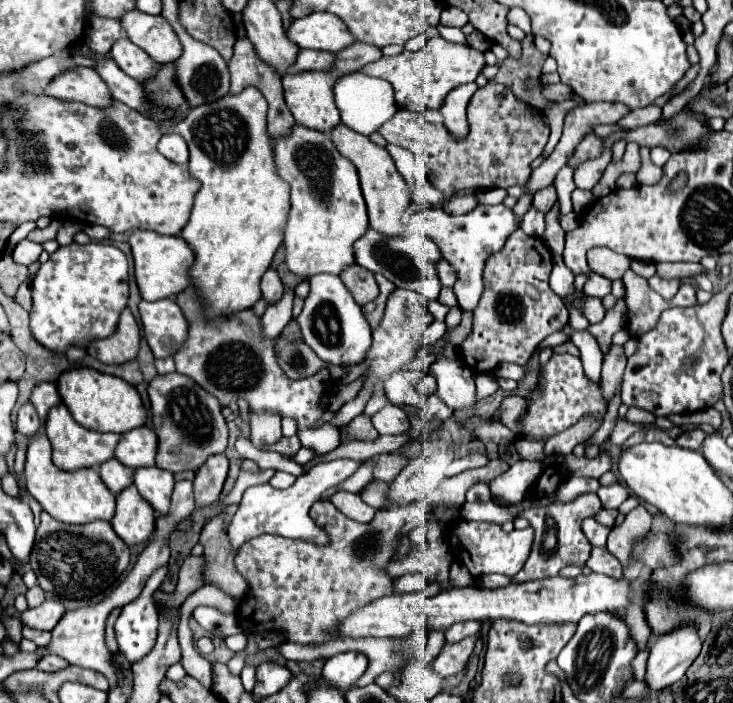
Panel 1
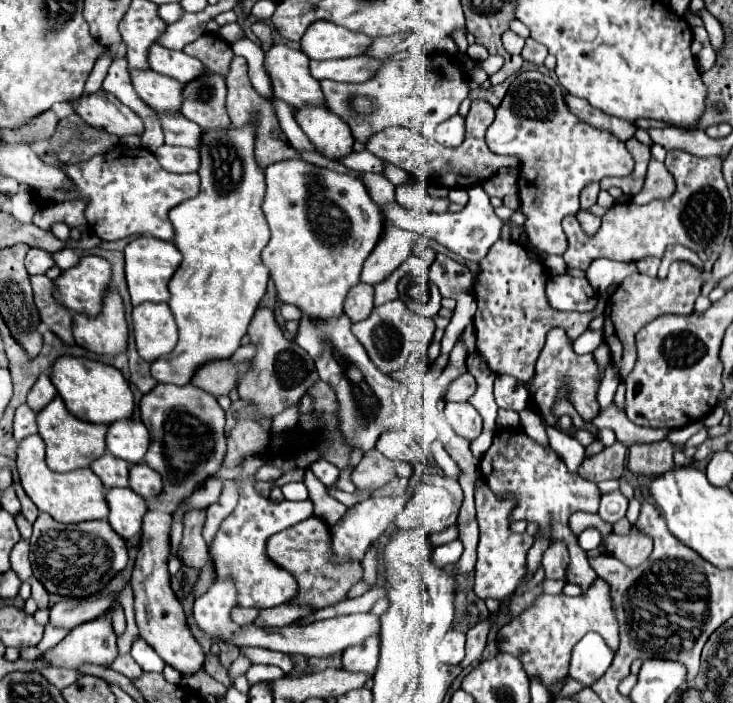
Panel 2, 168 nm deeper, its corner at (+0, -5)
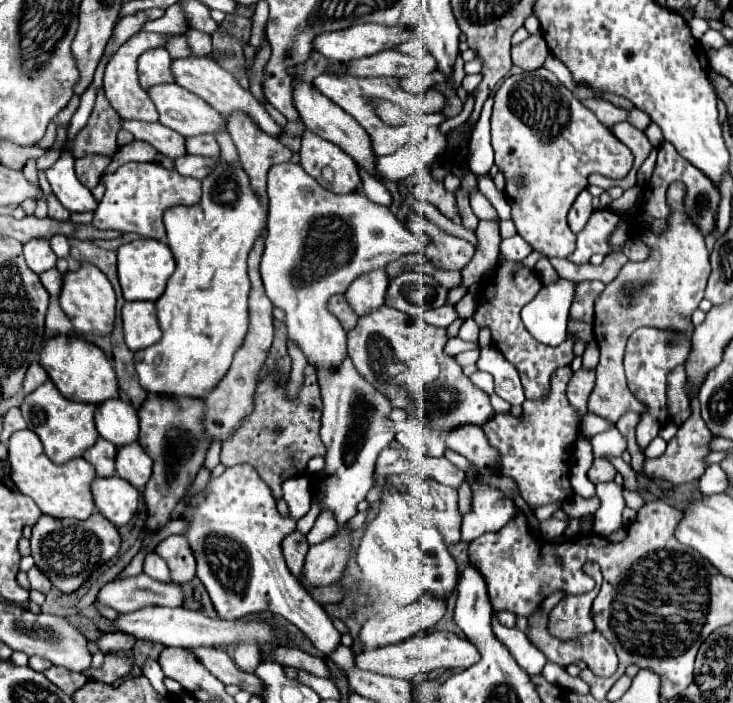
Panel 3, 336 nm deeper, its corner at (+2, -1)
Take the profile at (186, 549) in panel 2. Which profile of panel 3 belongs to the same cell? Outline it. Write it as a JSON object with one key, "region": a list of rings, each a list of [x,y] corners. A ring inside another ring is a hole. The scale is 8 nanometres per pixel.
{"region":[[[184,535],[166,537],[162,543],[158,543],[156,553],[166,559],[174,583],[186,583],[196,575],[196,559]]]}

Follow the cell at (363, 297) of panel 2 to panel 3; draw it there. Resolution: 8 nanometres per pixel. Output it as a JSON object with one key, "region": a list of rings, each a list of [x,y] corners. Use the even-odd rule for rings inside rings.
{"region":[[[344,293],[334,295],[334,297],[330,299],[330,311],[340,319],[342,327],[344,327],[346,331],[354,329],[354,325],[356,325],[356,321],[358,321],[358,315],[356,315],[356,313],[354,313],[354,309],[350,307],[350,303],[346,301]]]}

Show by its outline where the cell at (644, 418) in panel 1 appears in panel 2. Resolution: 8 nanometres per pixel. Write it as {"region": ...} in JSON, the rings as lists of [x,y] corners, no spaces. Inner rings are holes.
{"region":[[[616,441],[612,447],[606,447],[602,453],[584,459],[584,463],[578,469],[578,475],[594,483],[606,479],[620,479],[624,469],[624,459],[626,459],[626,447]]]}

